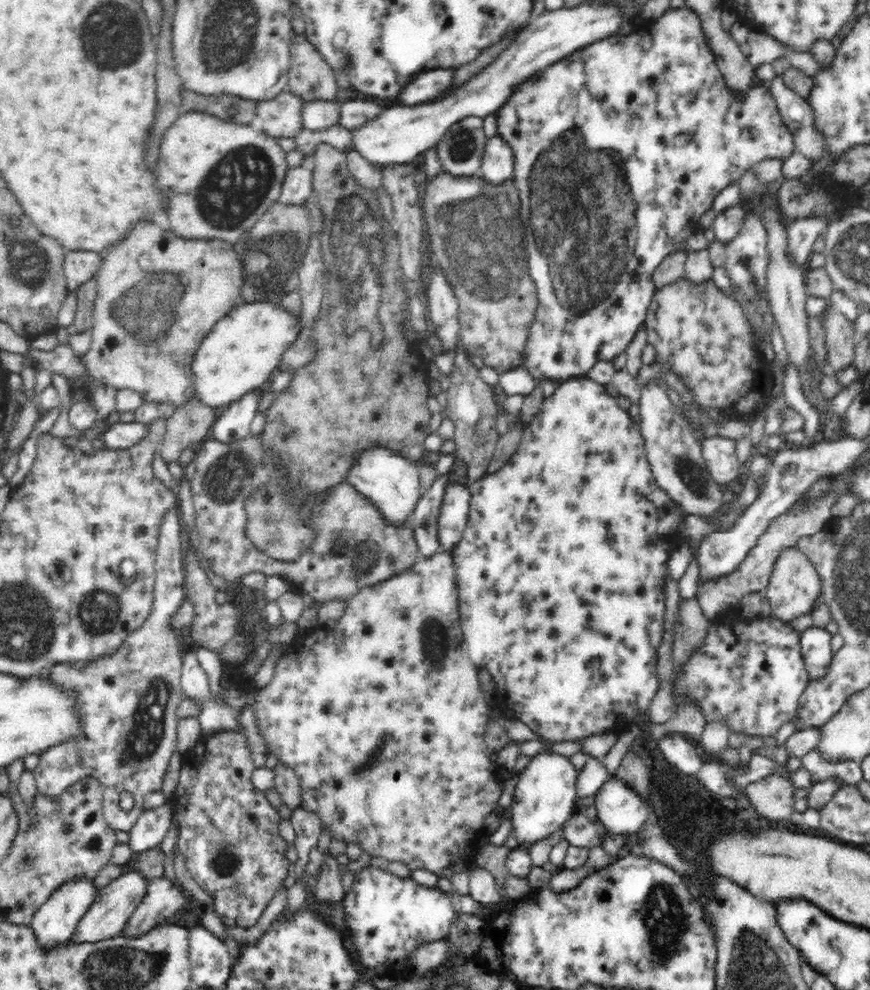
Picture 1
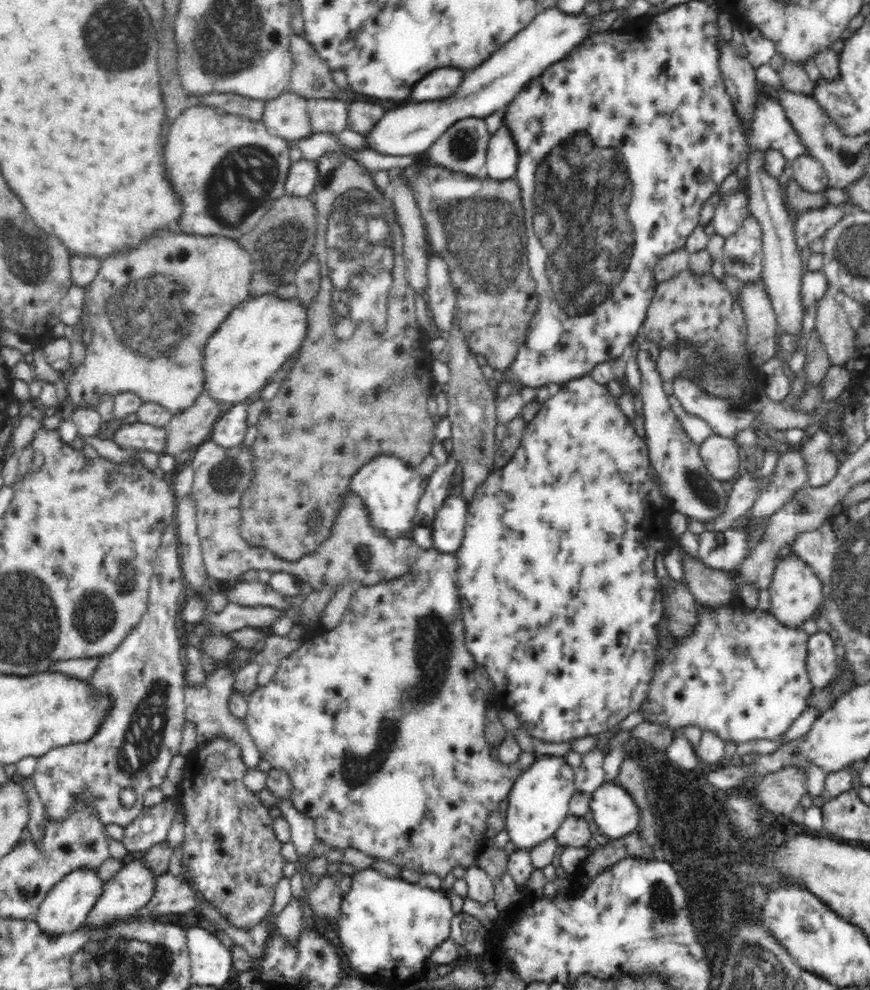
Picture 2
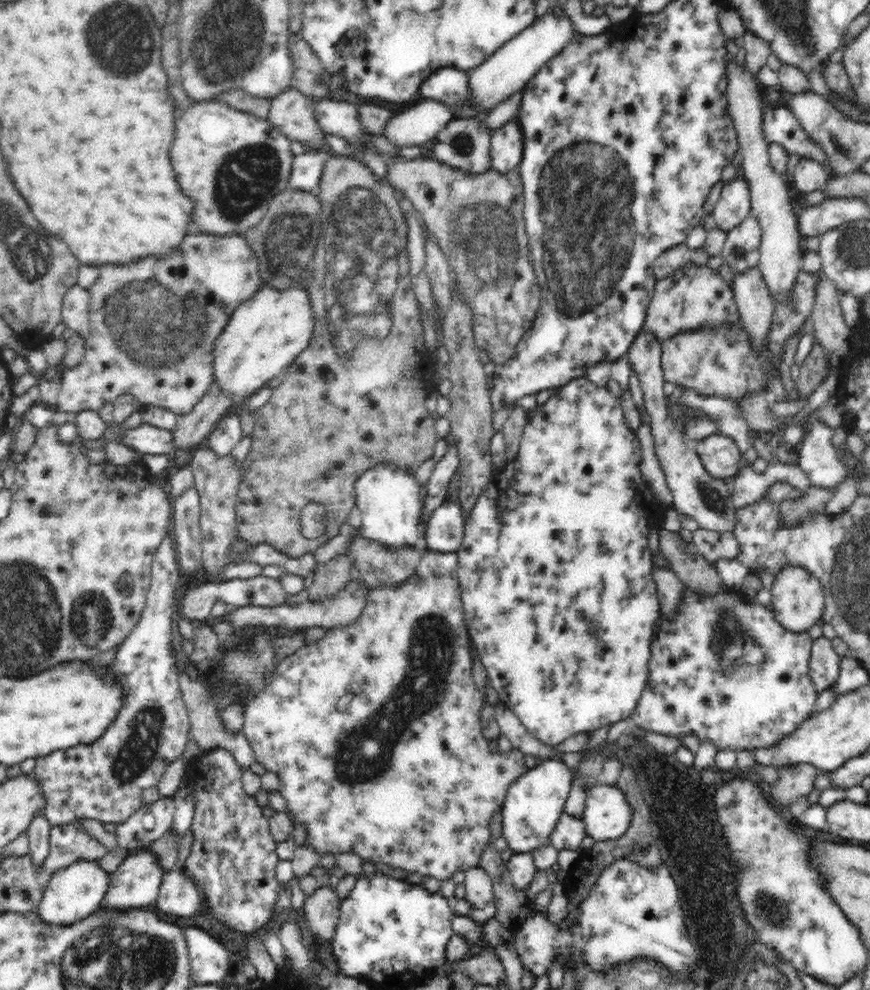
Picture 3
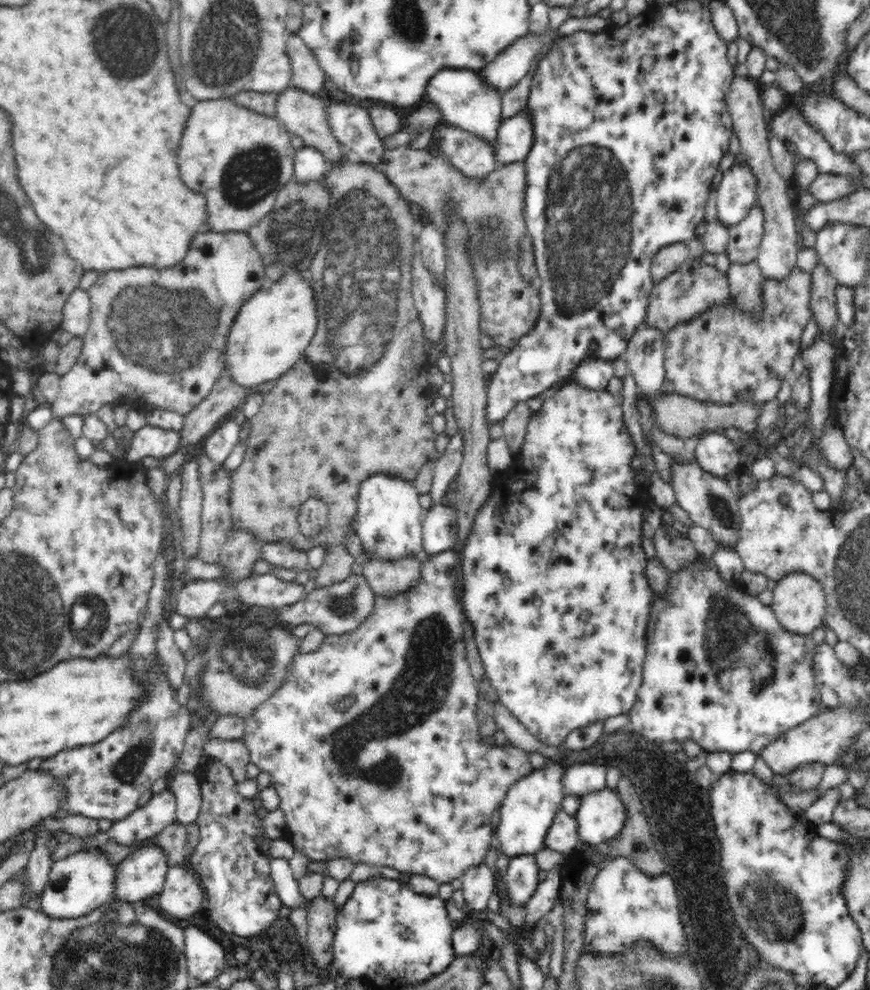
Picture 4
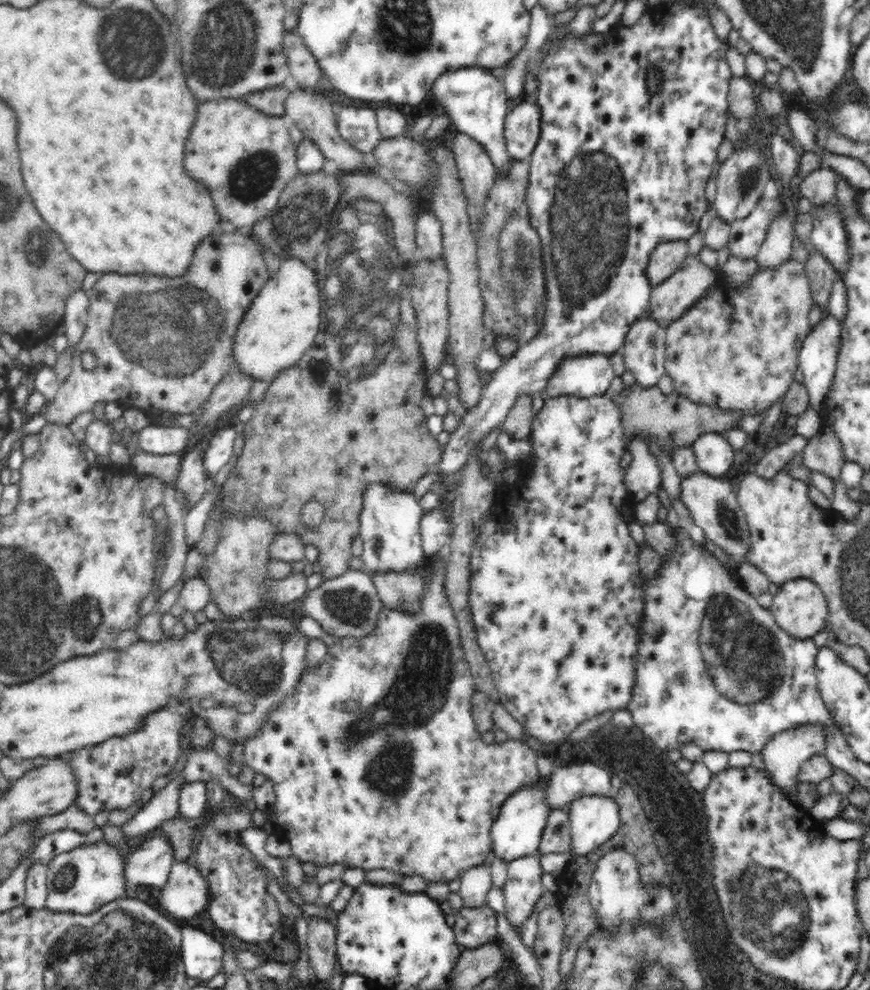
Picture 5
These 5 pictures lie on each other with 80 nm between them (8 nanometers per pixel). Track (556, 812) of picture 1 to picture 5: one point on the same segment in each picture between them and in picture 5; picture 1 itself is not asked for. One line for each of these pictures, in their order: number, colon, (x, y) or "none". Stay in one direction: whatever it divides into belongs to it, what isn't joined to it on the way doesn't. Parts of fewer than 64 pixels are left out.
2: (538, 802)
3: (535, 801)
4: (527, 813)
5: (517, 831)

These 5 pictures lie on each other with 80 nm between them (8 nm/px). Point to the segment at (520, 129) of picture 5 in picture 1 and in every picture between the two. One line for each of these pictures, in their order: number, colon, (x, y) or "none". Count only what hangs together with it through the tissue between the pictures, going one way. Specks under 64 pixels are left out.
1: (497, 166)
2: (502, 156)
3: (506, 149)
4: (514, 139)

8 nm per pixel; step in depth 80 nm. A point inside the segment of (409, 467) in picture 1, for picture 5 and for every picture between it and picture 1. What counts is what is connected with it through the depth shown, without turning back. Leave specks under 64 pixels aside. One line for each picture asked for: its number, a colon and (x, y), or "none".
2: (390, 490)
3: (387, 500)
4: (389, 517)
5: (390, 523)

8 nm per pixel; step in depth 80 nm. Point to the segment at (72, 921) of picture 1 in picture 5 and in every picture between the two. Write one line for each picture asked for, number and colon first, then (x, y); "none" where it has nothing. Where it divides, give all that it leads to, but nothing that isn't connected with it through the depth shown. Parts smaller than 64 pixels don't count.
2: (66, 906)
3: (76, 892)
4: (78, 884)
5: (80, 881)

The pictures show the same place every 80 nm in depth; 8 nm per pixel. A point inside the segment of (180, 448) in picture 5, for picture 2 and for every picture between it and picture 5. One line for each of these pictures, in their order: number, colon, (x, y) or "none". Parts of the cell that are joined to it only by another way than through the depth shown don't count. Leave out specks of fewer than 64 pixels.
2: (138, 435)
3: (145, 439)
4: (149, 441)

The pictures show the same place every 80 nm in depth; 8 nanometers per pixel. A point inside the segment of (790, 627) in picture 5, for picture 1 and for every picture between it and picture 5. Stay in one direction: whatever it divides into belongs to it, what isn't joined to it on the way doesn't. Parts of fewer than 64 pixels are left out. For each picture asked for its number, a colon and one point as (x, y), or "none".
1: (794, 587)
2: (796, 592)
3: (797, 600)
4: (799, 603)

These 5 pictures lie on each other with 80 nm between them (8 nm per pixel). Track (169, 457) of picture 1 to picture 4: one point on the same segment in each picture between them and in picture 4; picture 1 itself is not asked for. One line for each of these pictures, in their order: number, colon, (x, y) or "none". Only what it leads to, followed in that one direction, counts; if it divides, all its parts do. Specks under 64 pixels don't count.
2: (188, 429)
3: (192, 428)
4: (226, 394)

